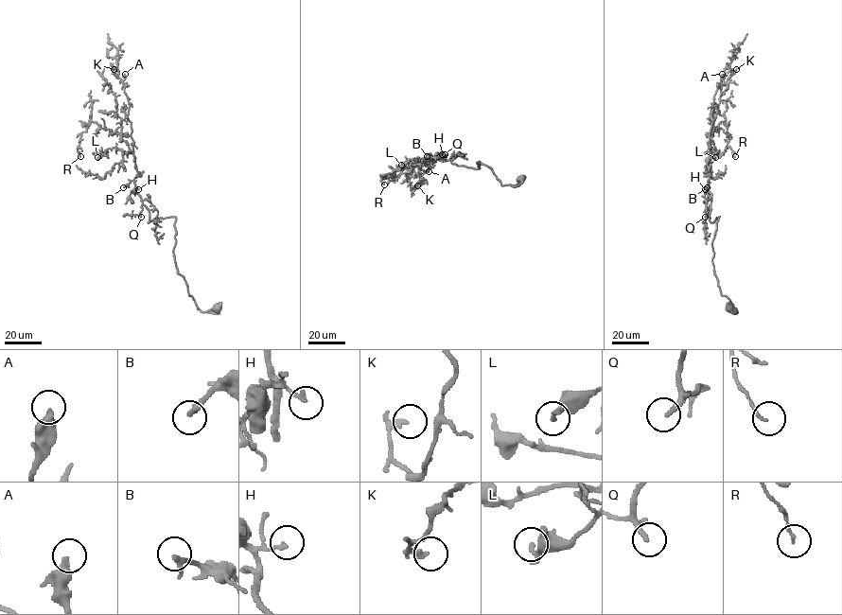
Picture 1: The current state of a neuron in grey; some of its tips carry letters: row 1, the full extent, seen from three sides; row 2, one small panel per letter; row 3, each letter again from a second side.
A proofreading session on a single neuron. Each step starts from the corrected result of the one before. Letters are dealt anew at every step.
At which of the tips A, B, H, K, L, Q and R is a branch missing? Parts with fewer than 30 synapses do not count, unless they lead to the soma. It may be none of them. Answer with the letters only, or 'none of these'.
B, Q

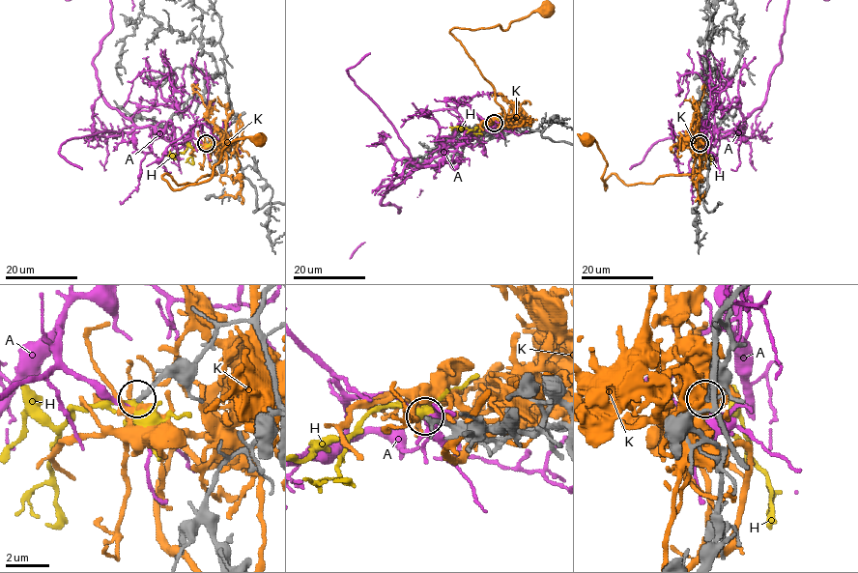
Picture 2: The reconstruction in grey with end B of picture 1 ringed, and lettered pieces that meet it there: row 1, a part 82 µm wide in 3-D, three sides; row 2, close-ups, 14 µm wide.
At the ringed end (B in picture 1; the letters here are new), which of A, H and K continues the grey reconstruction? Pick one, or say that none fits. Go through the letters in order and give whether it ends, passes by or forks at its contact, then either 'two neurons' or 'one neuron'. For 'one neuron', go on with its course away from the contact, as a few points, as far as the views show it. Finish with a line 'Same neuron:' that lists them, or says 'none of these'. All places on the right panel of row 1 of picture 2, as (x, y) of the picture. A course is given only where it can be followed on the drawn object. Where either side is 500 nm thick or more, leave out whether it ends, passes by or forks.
A: it passes by; two neurons
H: it passes by; one neuron
K: it passes by; two neurons
Same neuron: H

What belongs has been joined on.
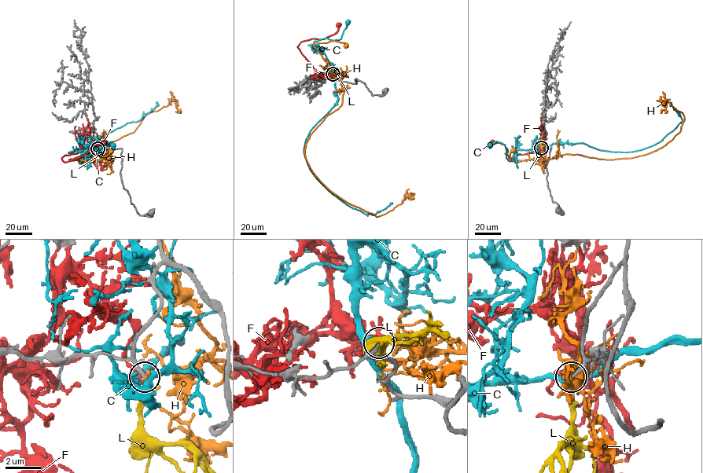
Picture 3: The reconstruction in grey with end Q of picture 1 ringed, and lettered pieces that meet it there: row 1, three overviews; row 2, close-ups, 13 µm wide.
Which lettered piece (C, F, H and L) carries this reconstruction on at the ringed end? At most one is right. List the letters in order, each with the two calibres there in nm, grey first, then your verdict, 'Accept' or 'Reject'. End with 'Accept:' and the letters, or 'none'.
C: Thickness 200 nm (grey) against 420 nm. Reject
F: Thickness 240 nm (grey) against 220 nm. Reject
H: Thickness 170 nm (grey) against 180 nm. Reject
L: Thickness 160 nm (grey) against 200 nm. Reject
Accept: none

